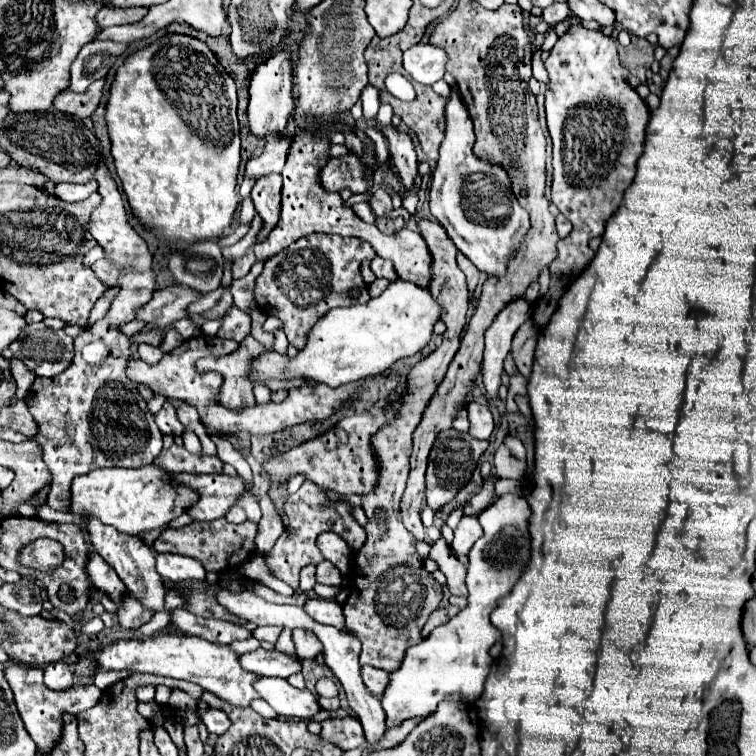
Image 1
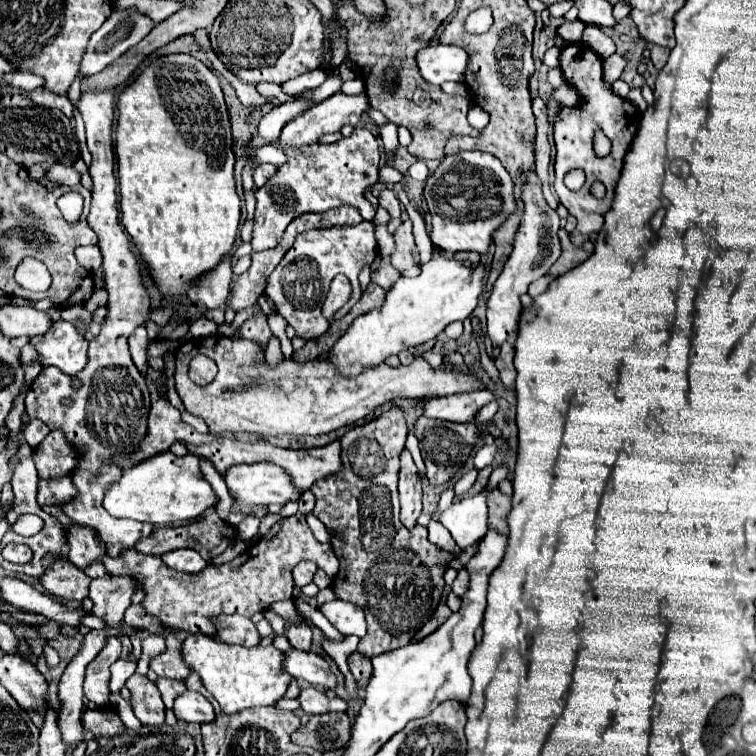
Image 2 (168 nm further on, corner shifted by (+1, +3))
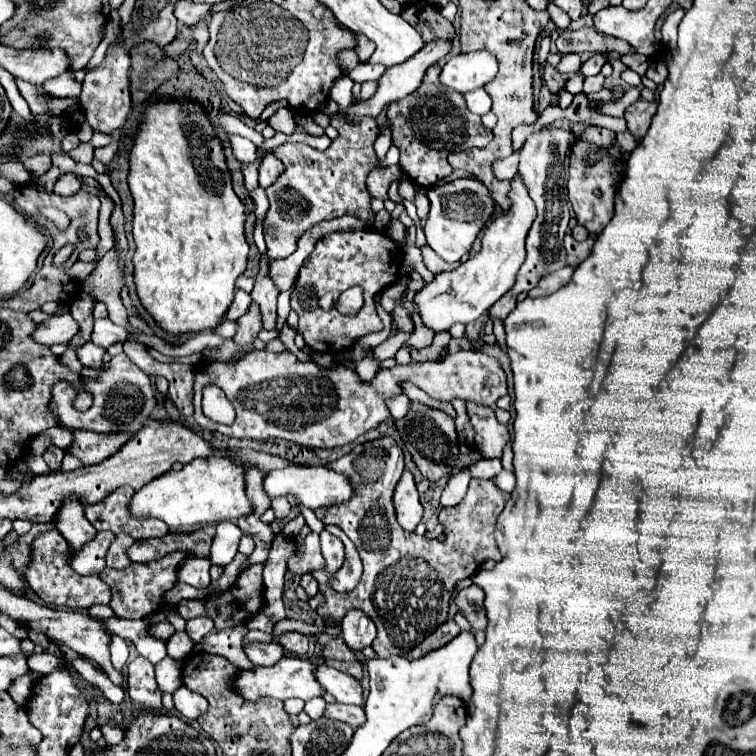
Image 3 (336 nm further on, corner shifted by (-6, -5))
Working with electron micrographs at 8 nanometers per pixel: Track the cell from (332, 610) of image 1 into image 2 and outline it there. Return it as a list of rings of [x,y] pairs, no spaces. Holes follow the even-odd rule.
[[[334,599],[330,603],[324,603],[318,607],[324,617],[342,633],[342,635],[366,635],[366,621],[364,621],[364,611],[348,601]]]

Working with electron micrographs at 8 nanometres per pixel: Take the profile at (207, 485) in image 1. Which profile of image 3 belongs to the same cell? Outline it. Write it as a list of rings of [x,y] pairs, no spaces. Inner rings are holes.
[[[289,465],[285,469],[271,471],[265,477],[263,485],[265,485],[265,491],[267,491],[269,497],[285,497],[287,493],[291,493],[299,499],[301,505],[305,505],[309,509],[337,505],[337,503],[349,501],[355,495],[355,489],[353,489],[347,475],[337,473],[337,471],[333,471],[329,467],[323,467],[323,465]]]

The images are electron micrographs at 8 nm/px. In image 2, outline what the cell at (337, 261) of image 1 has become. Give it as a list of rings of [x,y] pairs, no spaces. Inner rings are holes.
[[[362,221],[358,225],[344,225],[344,227],[328,227],[328,229],[310,229],[306,233],[300,233],[294,241],[294,245],[286,251],[286,255],[282,257],[282,261],[278,263],[278,267],[272,271],[272,275],[266,279],[266,289],[264,289],[264,295],[268,295],[268,299],[274,303],[276,311],[294,327],[296,335],[302,337],[302,339],[318,339],[326,329],[328,329],[328,319],[322,315],[322,303],[326,299],[326,293],[328,293],[328,287],[330,287],[330,281],[338,275],[338,273],[344,273],[350,283],[352,283],[352,297],[350,301],[334,315],[334,319],[342,319],[350,309],[352,305],[362,297],[362,287],[360,287],[360,281],[358,281],[358,273],[360,269],[370,263],[374,257],[378,255],[378,249],[376,249],[376,237],[374,237],[374,227],[370,221]]]

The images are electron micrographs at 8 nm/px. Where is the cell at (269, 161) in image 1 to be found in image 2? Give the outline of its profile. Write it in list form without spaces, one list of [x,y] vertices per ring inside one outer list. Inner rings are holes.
[[[334,93],[332,97],[328,97],[326,101],[312,105],[308,111],[304,111],[302,115],[298,115],[296,119],[292,119],[290,123],[284,125],[282,133],[280,133],[280,151],[288,151],[288,149],[298,149],[304,145],[312,145],[318,143],[320,137],[328,135],[328,133],[338,133],[344,125],[352,125],[356,127],[356,123],[360,121],[362,113],[368,109],[368,97],[366,95],[356,95],[356,97],[348,97],[344,93]]]

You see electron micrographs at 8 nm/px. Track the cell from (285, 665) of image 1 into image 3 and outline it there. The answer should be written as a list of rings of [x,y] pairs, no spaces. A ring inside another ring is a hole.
[[[321,663],[317,667],[317,679],[327,689],[327,693],[335,697],[335,701],[351,703],[351,705],[365,705],[361,683],[353,679],[351,675]]]

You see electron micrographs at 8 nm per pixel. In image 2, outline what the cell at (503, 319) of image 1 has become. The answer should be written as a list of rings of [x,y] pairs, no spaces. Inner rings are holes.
[[[536,173],[528,175],[528,179],[524,181],[524,191],[522,191],[522,199],[526,205],[520,229],[516,233],[514,239],[514,249],[512,255],[504,267],[504,271],[500,273],[500,277],[494,283],[494,289],[488,297],[488,323],[486,323],[486,335],[492,341],[492,347],[500,347],[510,333],[514,333],[518,329],[518,321],[522,315],[522,303],[520,303],[520,295],[528,291],[528,285],[546,275],[548,269],[552,267],[552,263],[560,257],[560,243],[558,243],[558,227],[560,227],[560,217],[556,211],[552,211],[544,197],[542,197],[542,183],[536,177]]]

